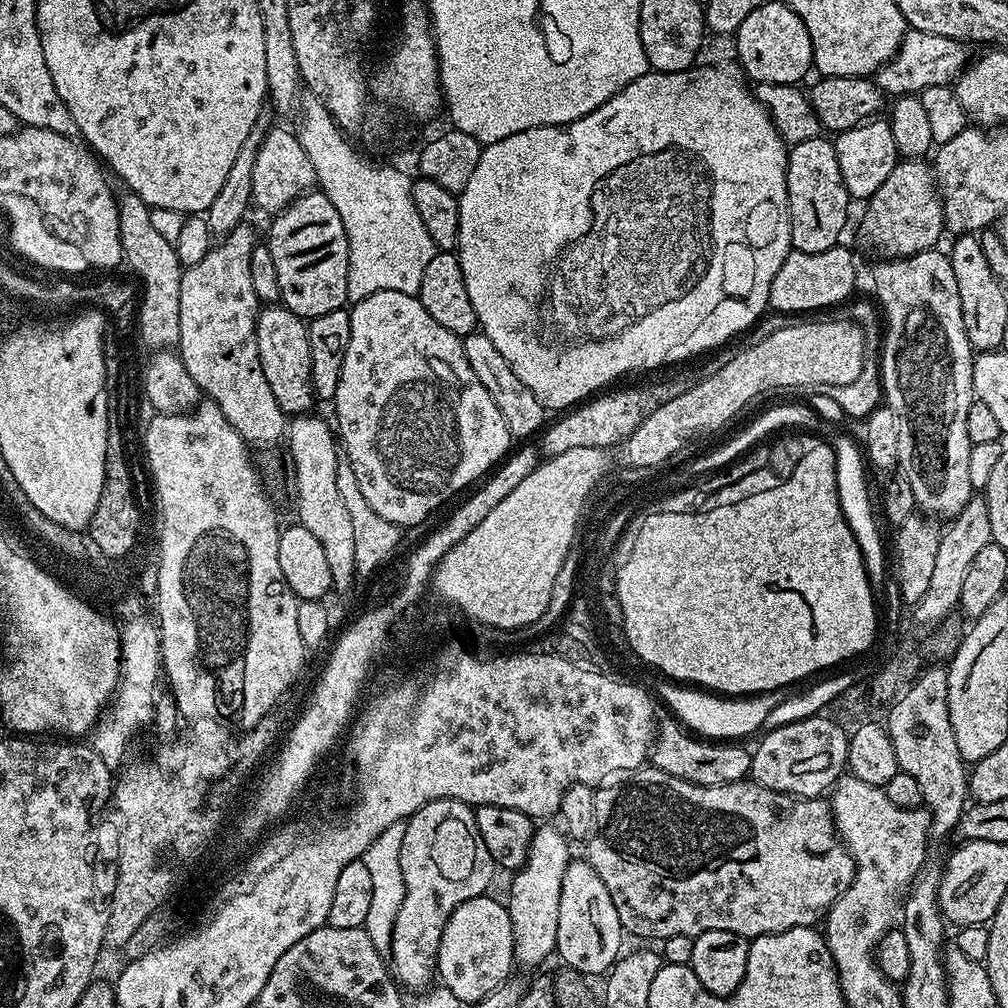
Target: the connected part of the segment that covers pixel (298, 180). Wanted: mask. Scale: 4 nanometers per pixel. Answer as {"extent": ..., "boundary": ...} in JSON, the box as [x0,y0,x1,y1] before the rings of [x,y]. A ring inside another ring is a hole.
{"extent":[252,126,317,214],"boundary":[[[273,126],[262,140],[258,154],[254,158],[254,186],[252,187],[252,203],[264,212],[275,214],[293,204],[305,192],[311,192],[317,187],[314,166],[302,150],[302,142],[296,137],[291,127],[279,128]]]}

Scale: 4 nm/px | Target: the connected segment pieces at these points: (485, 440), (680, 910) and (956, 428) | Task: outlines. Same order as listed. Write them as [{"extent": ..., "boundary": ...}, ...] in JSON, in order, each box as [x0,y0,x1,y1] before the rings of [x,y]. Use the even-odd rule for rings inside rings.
[{"extent":[334,290,514,526],"boundary":[[[378,290],[378,294],[370,294],[351,305],[350,346],[346,346],[346,358],[342,358],[342,374],[338,378],[334,407],[334,424],[338,429],[338,440],[342,445],[343,455],[354,470],[354,478],[358,478],[358,490],[362,490],[362,498],[370,502],[370,510],[374,510],[374,514],[386,518],[386,522],[394,522],[401,526],[422,523],[435,508],[442,507],[451,496],[459,497],[465,490],[471,489],[509,455],[514,444],[514,437],[506,426],[506,418],[502,418],[502,410],[494,406],[494,398],[490,398],[486,386],[478,382],[474,370],[470,370],[470,362],[466,362],[463,339],[446,330],[446,326],[434,322],[426,306],[422,306],[419,295],[402,294],[398,290]]]},{"extent":[586,766,856,942],"boundary":[[[651,766],[641,767],[631,773],[621,784],[609,783],[595,789],[594,834],[586,841],[588,853],[586,859],[594,866],[594,874],[602,878],[606,890],[610,890],[610,898],[614,898],[614,910],[618,910],[620,927],[625,933],[636,936],[652,935],[656,942],[666,938],[674,938],[674,934],[683,936],[701,936],[706,930],[730,930],[739,936],[755,938],[769,936],[775,932],[785,932],[791,928],[810,928],[819,925],[825,919],[826,910],[848,889],[853,874],[856,873],[856,863],[852,860],[848,848],[836,832],[836,824],[832,821],[832,809],[829,801],[824,798],[796,798],[784,808],[781,793],[773,788],[767,788],[756,783],[751,778],[738,782],[719,784],[718,786],[702,786],[691,784],[682,778],[674,778],[662,770]]]},{"extent":[872,250,974,522],"boundary":[[[940,250],[884,258],[879,262],[881,264],[872,272],[872,280],[876,283],[875,299],[886,325],[883,329],[880,378],[887,407],[898,414],[898,468],[914,490],[917,509],[929,517],[948,522],[974,496],[970,482],[972,443],[966,430],[966,418],[974,399],[974,349],[966,338],[966,326],[962,322],[962,298],[958,298],[954,266],[951,259],[945,253],[943,256]]]}]

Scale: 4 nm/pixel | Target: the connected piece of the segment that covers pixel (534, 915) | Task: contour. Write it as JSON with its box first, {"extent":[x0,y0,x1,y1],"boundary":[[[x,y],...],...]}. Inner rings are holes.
{"extent":[506,826,570,968],"boundary":[[[540,826],[532,833],[528,861],[515,873],[509,886],[506,907],[514,930],[514,954],[517,965],[532,968],[540,964],[556,950],[558,938],[558,902],[562,894],[562,882],[570,859],[570,840],[559,827]]]}

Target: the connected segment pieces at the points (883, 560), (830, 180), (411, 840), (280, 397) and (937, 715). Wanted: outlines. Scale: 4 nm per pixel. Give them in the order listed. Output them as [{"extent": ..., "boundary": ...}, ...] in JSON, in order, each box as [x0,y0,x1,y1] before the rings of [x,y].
[{"extent":[831,436,890,598],"boundary":[[[840,436],[837,440],[833,439],[831,441],[832,449],[836,455],[836,477],[838,478],[838,502],[842,506],[842,514],[846,518],[846,522],[850,526],[850,530],[854,534],[854,538],[858,542],[858,550],[862,554],[864,559],[864,568],[868,571],[868,581],[872,587],[873,596],[880,598],[884,594],[884,584],[886,581],[886,574],[884,571],[889,571],[890,568],[890,556],[884,553],[884,540],[880,537],[880,524],[881,521],[878,519],[878,512],[872,509],[872,500],[874,504],[874,492],[868,489],[868,472],[869,469],[866,467],[866,457],[862,451],[861,445],[856,444],[848,436]]]},{"extent":[788,134,850,254],"boundary":[[[821,134],[814,138],[806,138],[806,142],[798,142],[788,148],[788,213],[790,214],[790,230],[792,246],[797,252],[818,254],[822,250],[830,250],[841,243],[840,235],[848,224],[848,204],[850,197],[838,168],[838,154],[835,143],[827,135]]]},{"extent":[390,800,498,990],"boundary":[[[431,800],[407,818],[406,834],[402,837],[402,878],[406,882],[406,894],[402,898],[402,910],[396,915],[390,949],[397,977],[400,975],[415,990],[427,989],[433,983],[437,975],[438,946],[450,914],[462,902],[485,895],[496,872],[498,865],[490,858],[486,842],[482,842],[475,811],[461,800]]]},{"extent":[256,303,318,418],"boundary":[[[283,303],[270,304],[259,309],[256,318],[256,341],[262,362],[262,374],[266,374],[266,383],[270,385],[280,409],[292,418],[311,413],[312,403],[317,403],[318,397],[310,378],[308,324],[285,308]]]},{"extent":[886,666,970,837],"boundary":[[[940,666],[922,672],[899,693],[898,699],[891,705],[893,708],[888,712],[886,727],[890,742],[894,742],[894,754],[898,758],[900,771],[910,774],[910,778],[915,778],[918,786],[922,786],[924,804],[933,815],[931,835],[951,837],[956,831],[958,818],[970,800],[968,772],[964,759],[958,754],[954,726],[950,726],[948,669]]]}]

